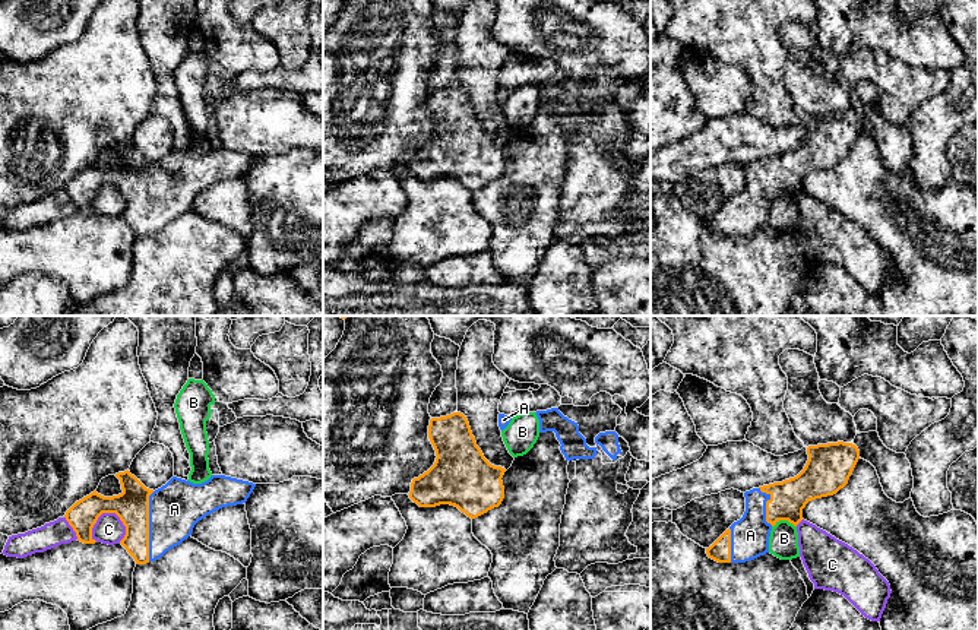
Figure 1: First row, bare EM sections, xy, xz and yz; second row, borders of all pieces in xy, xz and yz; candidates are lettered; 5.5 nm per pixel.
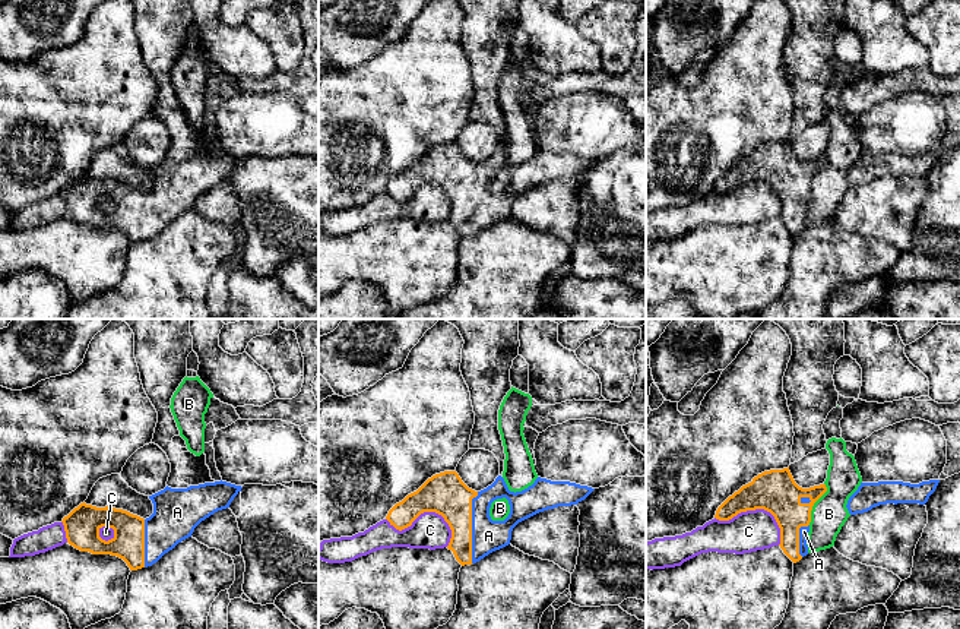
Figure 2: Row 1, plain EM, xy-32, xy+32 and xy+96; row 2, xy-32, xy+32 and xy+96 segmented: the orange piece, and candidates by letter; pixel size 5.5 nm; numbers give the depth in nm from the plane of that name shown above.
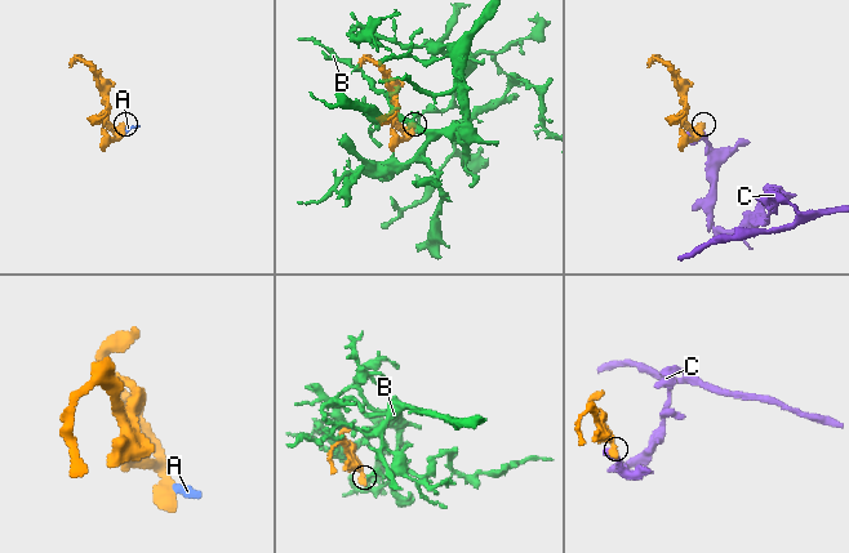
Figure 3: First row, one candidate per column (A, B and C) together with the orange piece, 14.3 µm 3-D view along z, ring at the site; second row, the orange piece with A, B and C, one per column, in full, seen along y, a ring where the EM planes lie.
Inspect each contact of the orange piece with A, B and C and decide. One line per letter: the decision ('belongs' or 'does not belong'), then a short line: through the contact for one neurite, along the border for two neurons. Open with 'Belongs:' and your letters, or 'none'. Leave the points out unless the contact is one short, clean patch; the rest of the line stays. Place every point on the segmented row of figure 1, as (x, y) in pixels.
Belongs: A
A: belongs; line xy (132, 506), (148, 526), (165, 518), (174, 509)
B: does not belong; line yz (772, 525), (779, 521), (788, 521), (795, 526)
C: does not belong

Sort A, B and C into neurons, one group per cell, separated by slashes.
A / B / C

